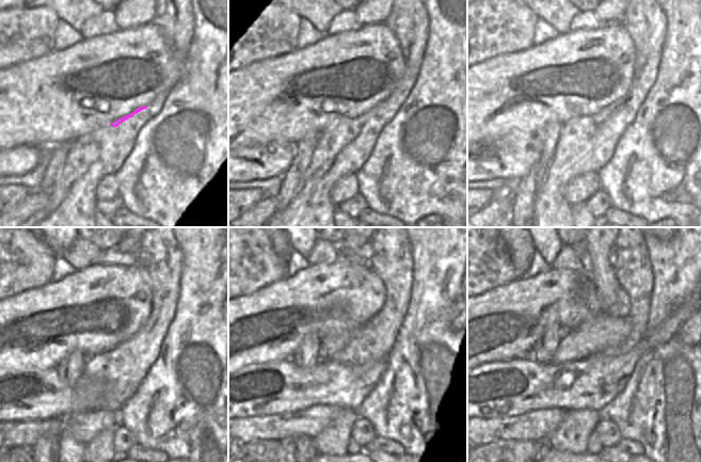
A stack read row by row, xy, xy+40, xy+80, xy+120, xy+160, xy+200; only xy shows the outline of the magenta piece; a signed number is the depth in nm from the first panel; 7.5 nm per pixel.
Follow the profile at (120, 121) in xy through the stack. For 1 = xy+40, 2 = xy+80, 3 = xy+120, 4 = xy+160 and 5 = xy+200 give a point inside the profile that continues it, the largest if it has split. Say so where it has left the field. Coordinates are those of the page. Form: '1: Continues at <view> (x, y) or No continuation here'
1: Continues at xy+40 (381, 107)
2: Continues at xy+80 (620, 105)
3: Continues at xy+120 (116, 356)
4: Continues at xy+160 (354, 348)
5: Continues at xy+200 (603, 335)

